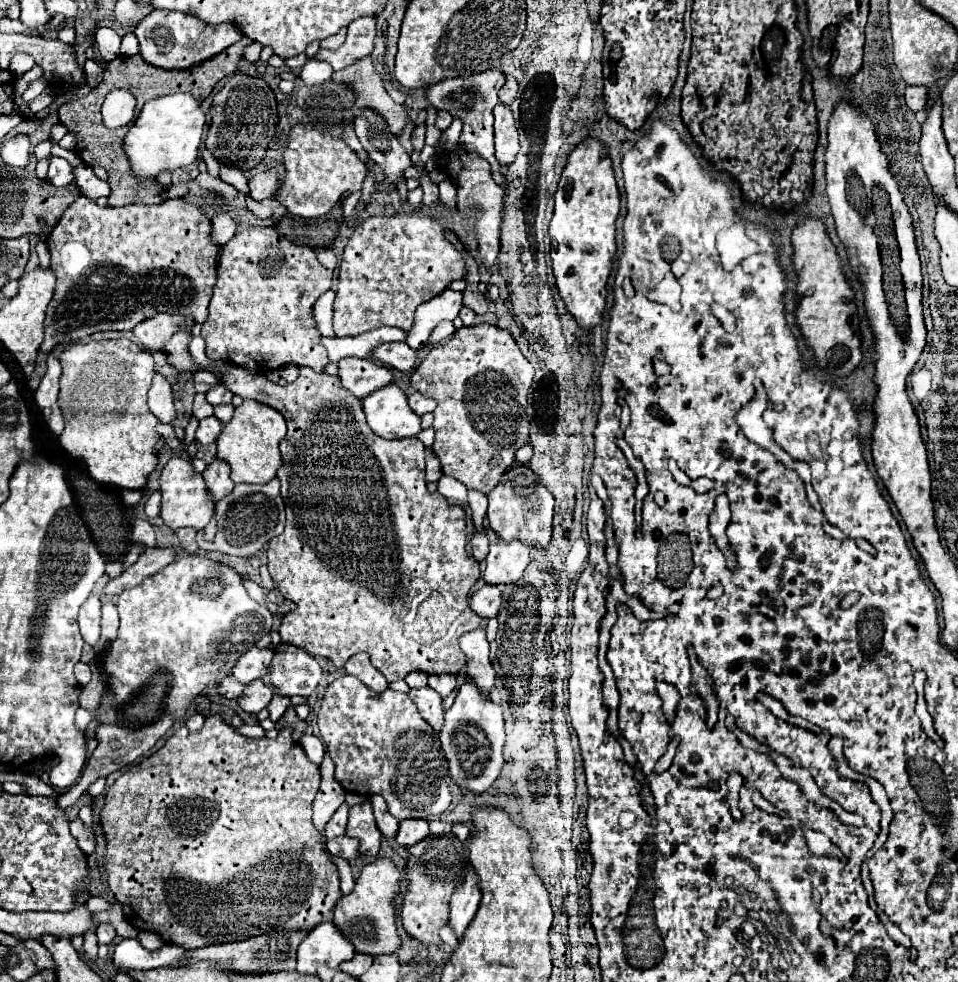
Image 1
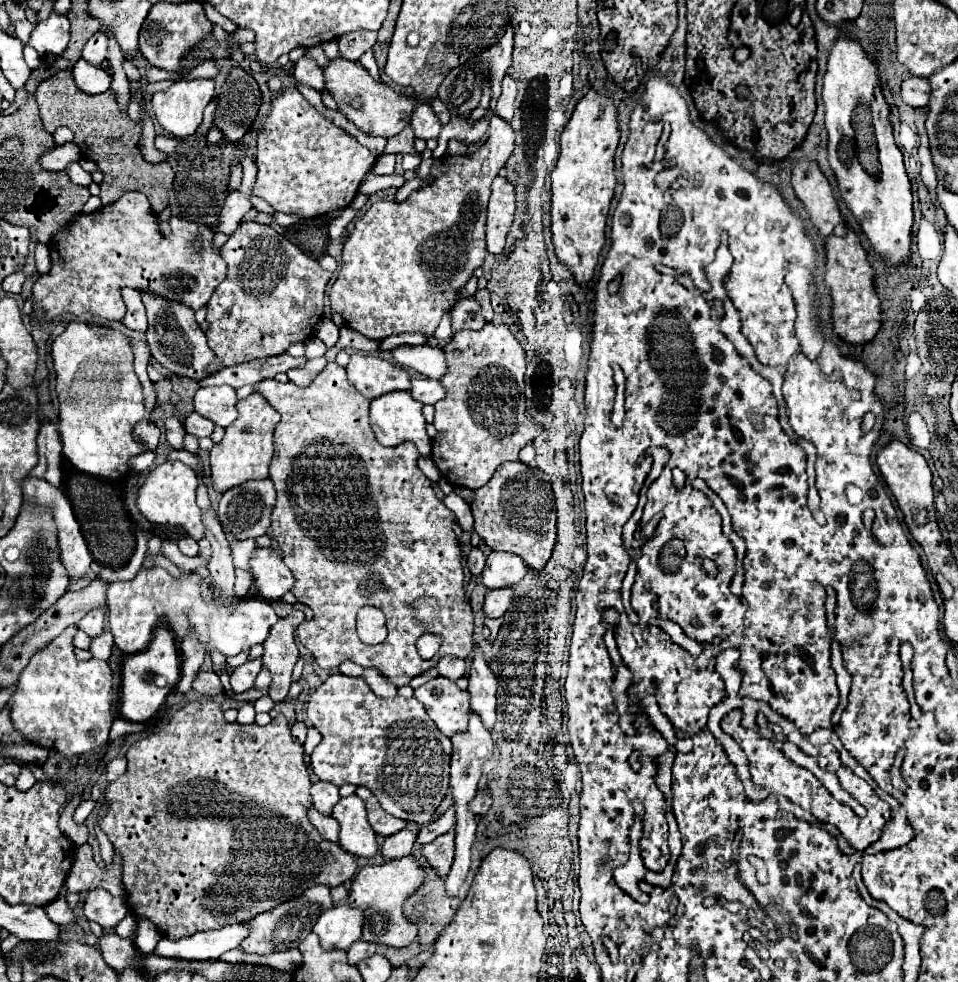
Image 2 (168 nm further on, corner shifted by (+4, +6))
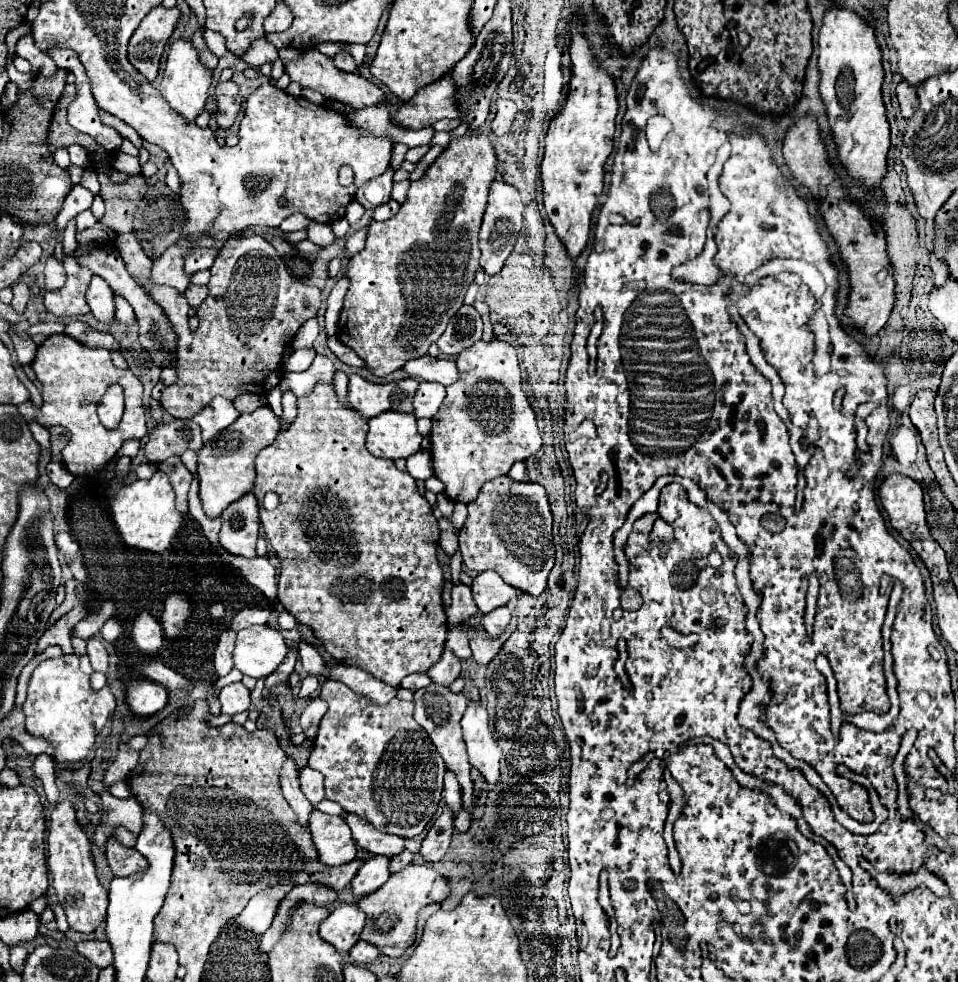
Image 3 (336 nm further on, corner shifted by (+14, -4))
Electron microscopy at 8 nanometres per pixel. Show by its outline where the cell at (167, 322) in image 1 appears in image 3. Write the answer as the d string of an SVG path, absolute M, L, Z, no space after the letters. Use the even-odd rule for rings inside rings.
M93 274L91 278L91 284L89 284L89 290L87 290L87 304L91 308L91 314L105 322L105 324L111 324L113 318L115 318L115 302L113 302L113 290L109 288L109 284Z

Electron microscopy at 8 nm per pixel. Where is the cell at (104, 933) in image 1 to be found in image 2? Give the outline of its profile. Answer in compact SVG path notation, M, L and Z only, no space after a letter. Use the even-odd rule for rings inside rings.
M103 888L89 890L85 898L85 916L87 920L97 922L103 930L113 930L127 916L125 898L113 898Z

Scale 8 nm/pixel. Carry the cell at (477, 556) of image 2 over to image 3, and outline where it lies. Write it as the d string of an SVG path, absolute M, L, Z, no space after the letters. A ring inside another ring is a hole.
M459 584L451 590L451 606L445 610L447 614L447 622L449 624L463 624L467 618L471 618L477 608L473 606L473 596L471 596L471 588L465 584Z

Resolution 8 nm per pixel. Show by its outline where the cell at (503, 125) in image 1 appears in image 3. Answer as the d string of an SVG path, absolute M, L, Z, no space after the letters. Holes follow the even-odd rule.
M463 136L461 144L459 138L453 138L421 180L411 182L401 210L387 222L373 222L365 248L349 260L347 274L351 284L339 316L337 336L357 352L373 376L387 376L403 368L407 360L425 356L429 346L445 332L451 316L463 306L467 288L479 268L477 234L487 204L487 190L497 174L495 164L497 158L487 136Z

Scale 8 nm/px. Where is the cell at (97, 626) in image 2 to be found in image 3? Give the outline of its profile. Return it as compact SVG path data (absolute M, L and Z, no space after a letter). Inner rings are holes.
M89 638L89 640L87 640L87 656L89 656L89 660L91 660L93 670L107 676L109 656L107 656L105 646L103 646L99 640L95 640L95 638Z

